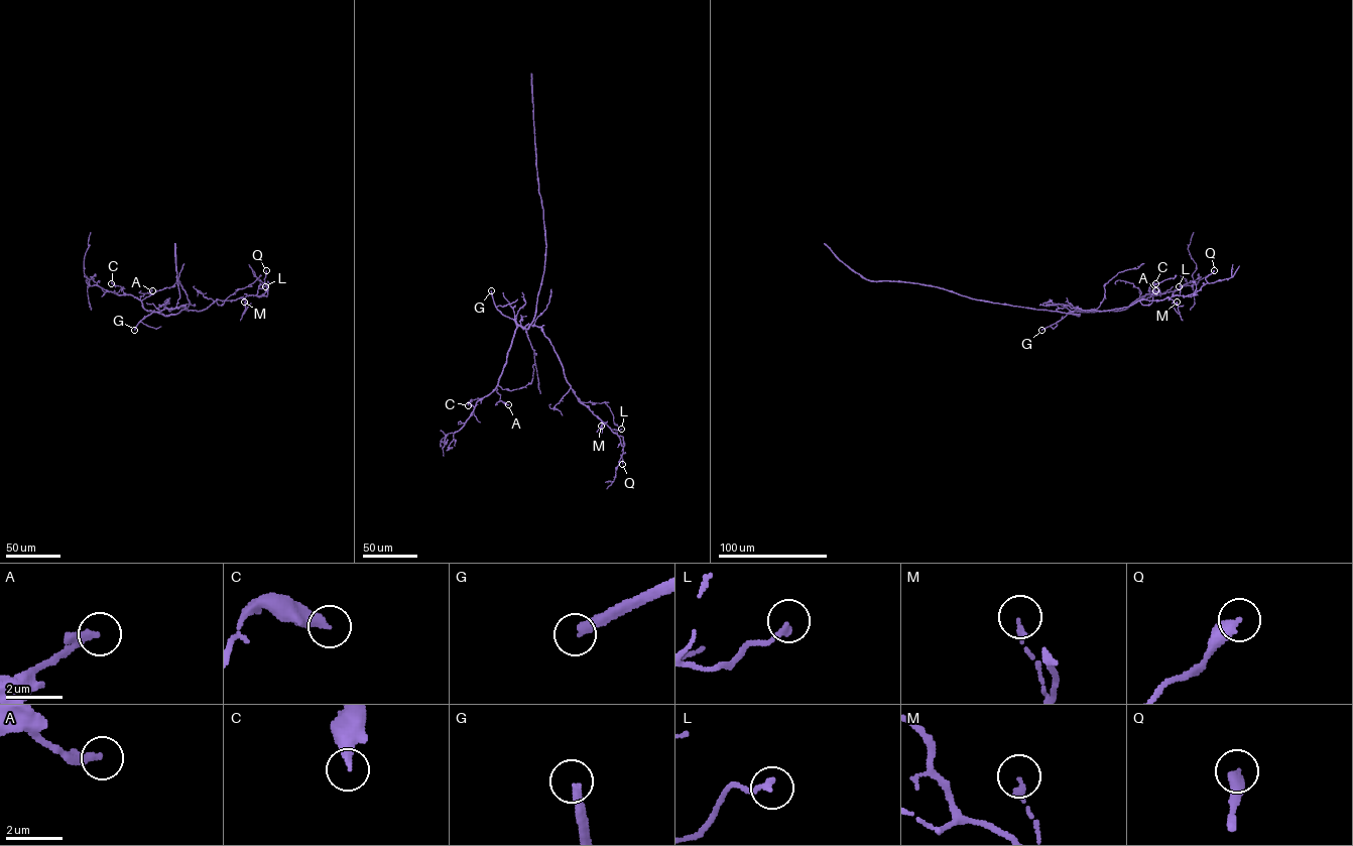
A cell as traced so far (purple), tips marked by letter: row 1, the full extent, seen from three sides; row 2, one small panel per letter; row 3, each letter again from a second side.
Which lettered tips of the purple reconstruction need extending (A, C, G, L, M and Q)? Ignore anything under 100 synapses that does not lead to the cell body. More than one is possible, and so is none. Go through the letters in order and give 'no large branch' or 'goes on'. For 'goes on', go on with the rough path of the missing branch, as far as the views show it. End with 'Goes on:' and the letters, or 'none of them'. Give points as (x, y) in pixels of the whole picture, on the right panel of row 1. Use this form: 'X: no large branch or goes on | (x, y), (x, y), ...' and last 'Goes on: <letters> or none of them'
A: no large branch
C: no large branch
G: goes on
L: no large branch
M: no large branch
Q: no large branch
Goes on: G

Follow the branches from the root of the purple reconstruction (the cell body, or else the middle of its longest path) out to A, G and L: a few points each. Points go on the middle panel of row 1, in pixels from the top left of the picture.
A: (532, 321), (527, 329), (516, 322), (516, 328), (496, 386), (499, 399), (508, 404)
G: (532, 321), (526, 329), (503, 315), (496, 307), (491, 290)
L: (532, 321), (527, 329), (516, 323), (541, 328), (578, 400), (611, 429), (621, 429)

